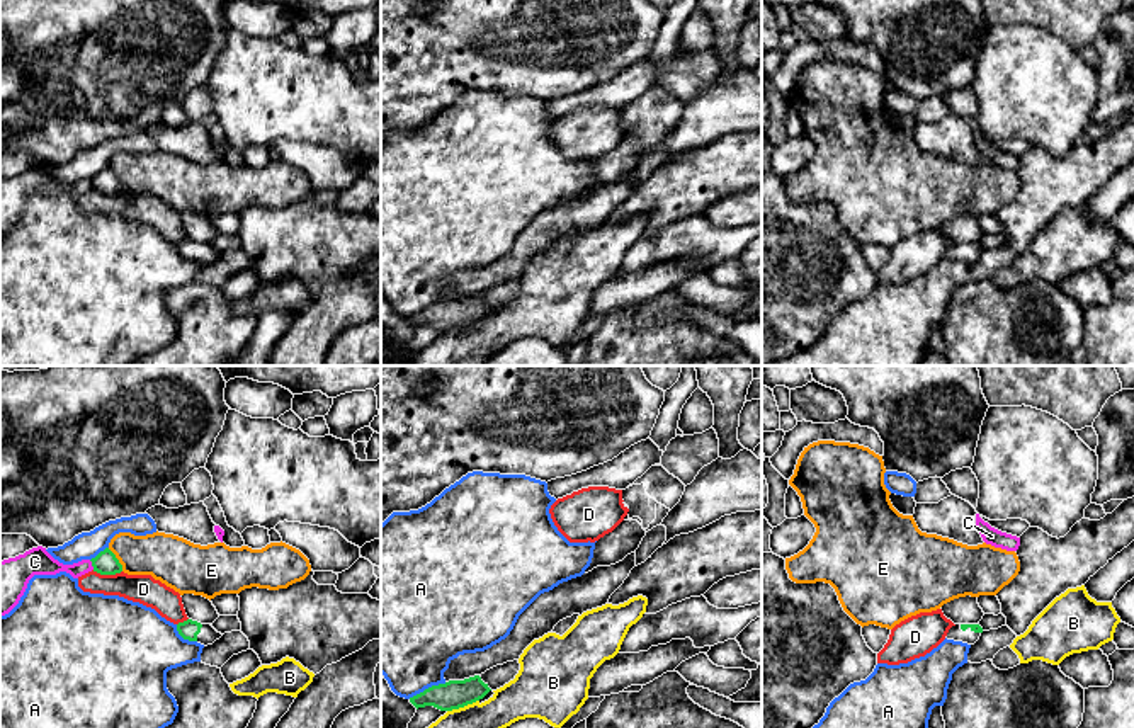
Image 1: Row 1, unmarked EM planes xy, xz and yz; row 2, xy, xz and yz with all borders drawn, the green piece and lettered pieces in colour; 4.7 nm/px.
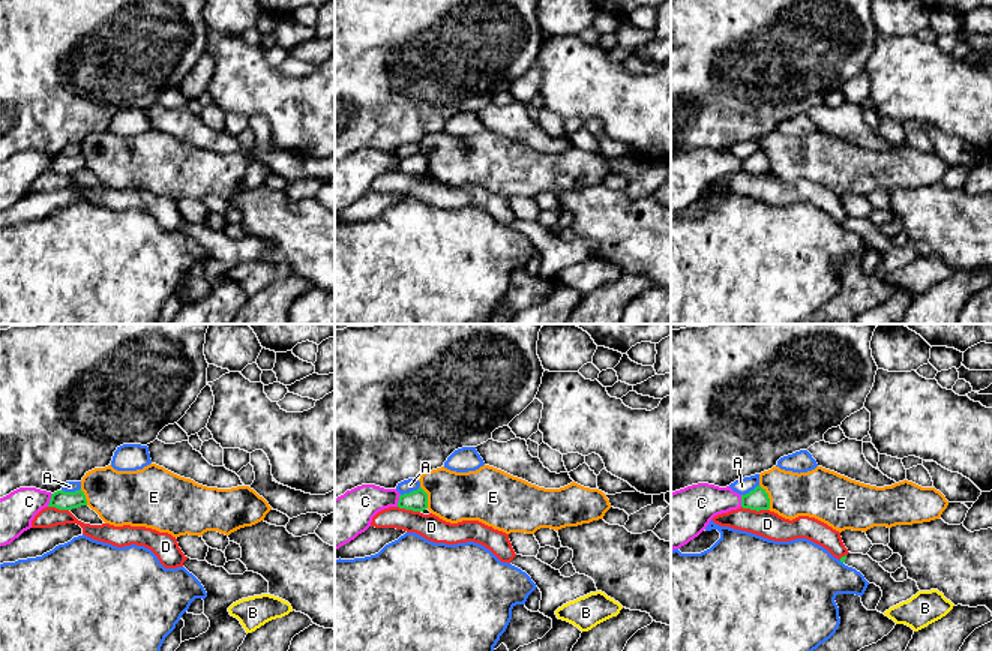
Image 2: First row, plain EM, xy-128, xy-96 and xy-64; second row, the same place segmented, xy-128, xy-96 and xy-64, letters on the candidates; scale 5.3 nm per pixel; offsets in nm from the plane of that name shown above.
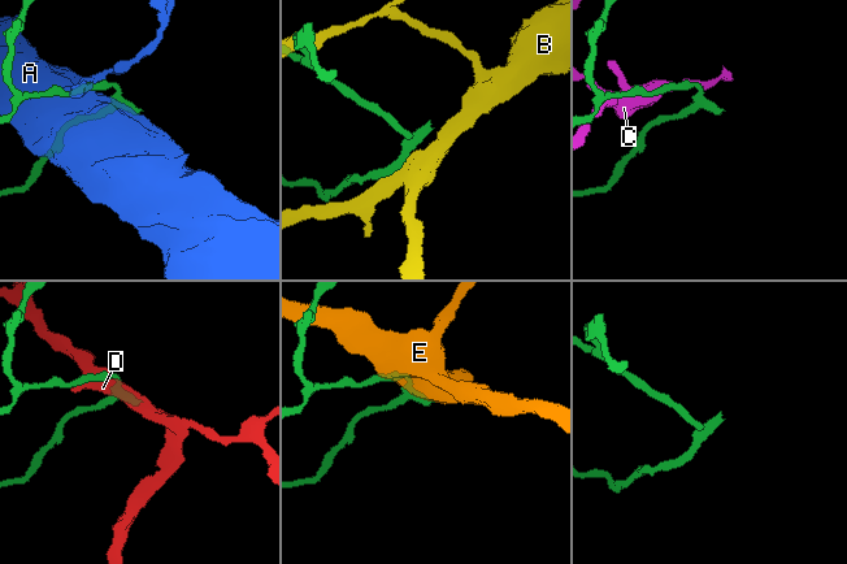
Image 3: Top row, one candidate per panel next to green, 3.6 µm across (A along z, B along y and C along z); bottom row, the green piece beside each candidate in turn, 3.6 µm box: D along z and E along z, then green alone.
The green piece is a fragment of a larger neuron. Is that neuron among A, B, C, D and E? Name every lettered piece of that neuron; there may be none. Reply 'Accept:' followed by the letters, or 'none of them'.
Accept: none of them

